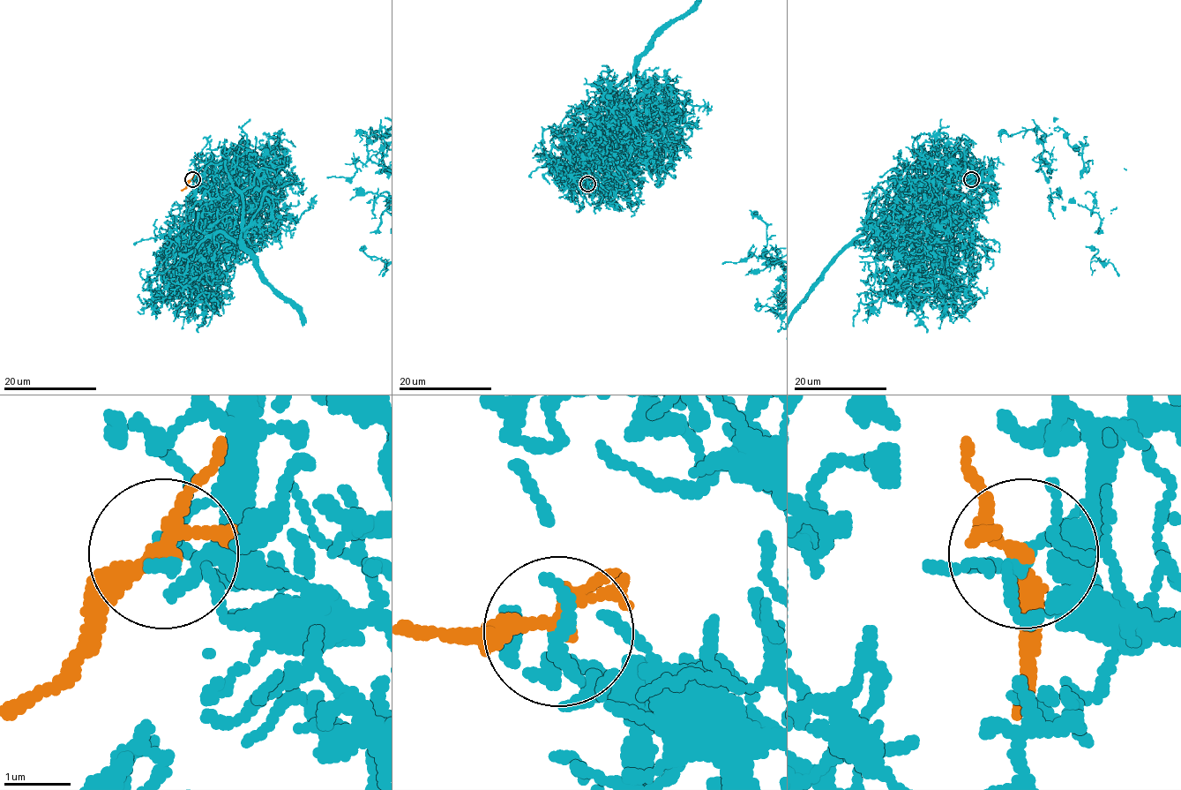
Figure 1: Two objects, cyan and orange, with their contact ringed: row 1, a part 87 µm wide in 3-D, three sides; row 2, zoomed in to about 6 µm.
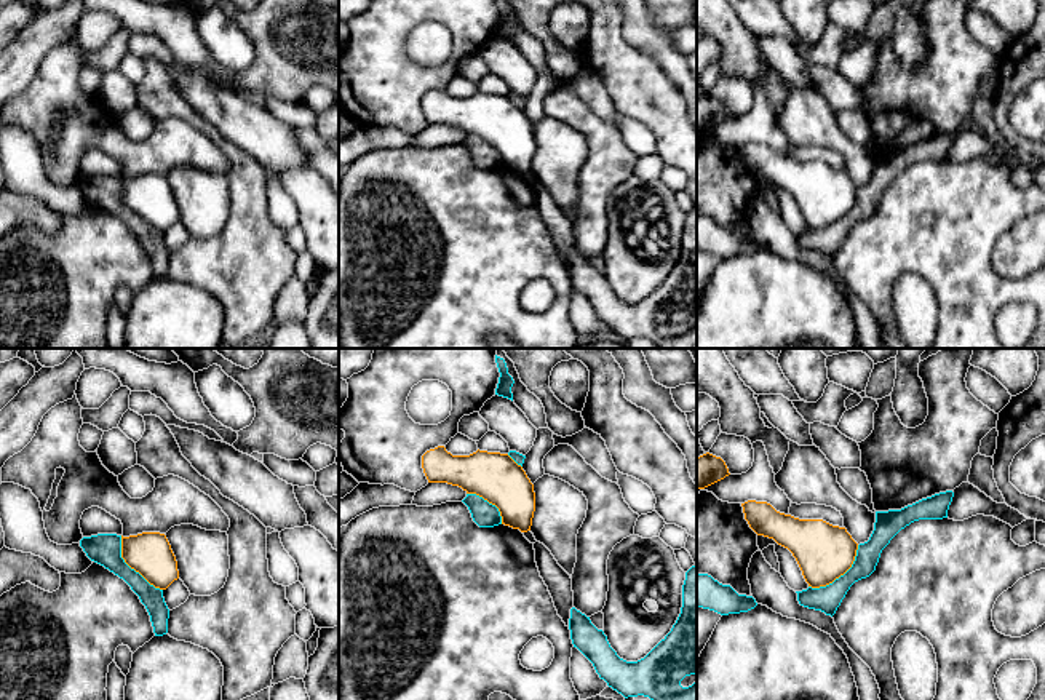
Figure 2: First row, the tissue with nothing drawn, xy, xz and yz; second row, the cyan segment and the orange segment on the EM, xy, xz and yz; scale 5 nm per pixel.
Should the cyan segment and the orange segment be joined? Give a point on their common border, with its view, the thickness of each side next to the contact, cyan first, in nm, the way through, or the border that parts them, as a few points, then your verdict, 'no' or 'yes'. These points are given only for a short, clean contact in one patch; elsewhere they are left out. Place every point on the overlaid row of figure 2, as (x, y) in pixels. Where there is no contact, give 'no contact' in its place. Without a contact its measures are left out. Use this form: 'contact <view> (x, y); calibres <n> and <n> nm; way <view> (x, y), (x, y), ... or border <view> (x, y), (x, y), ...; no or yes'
contact xy (130, 568); calibres 160 and 220 nm; no

